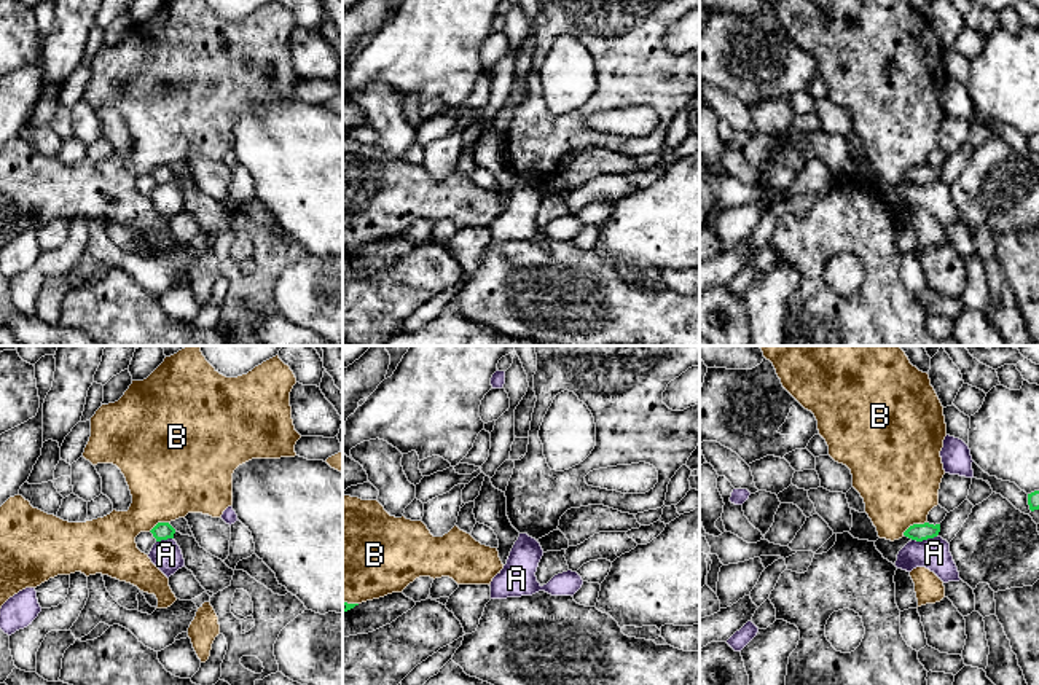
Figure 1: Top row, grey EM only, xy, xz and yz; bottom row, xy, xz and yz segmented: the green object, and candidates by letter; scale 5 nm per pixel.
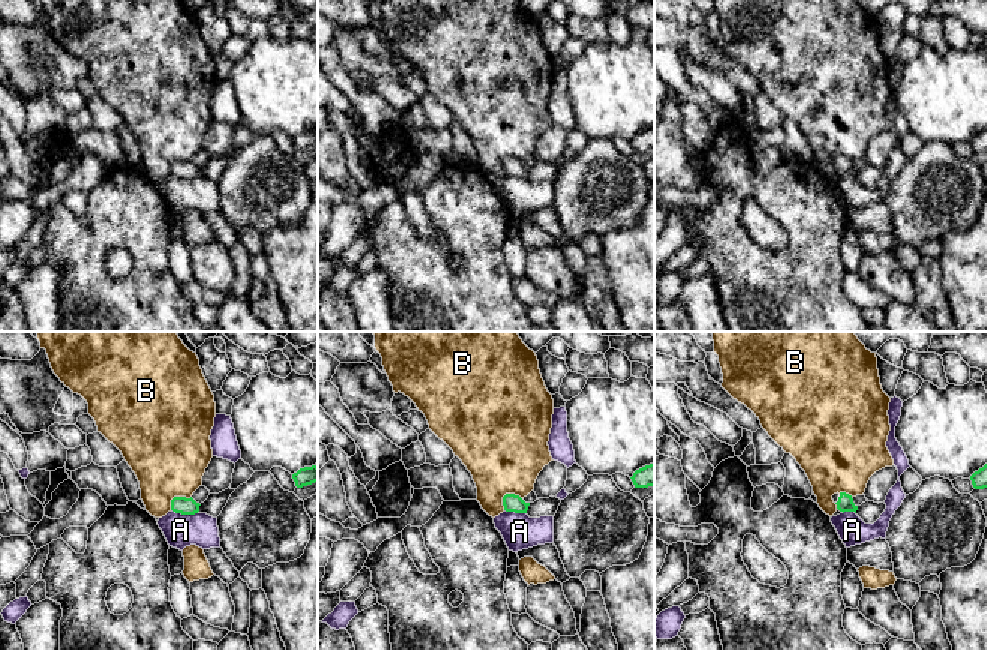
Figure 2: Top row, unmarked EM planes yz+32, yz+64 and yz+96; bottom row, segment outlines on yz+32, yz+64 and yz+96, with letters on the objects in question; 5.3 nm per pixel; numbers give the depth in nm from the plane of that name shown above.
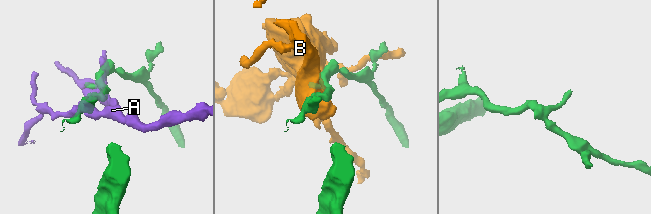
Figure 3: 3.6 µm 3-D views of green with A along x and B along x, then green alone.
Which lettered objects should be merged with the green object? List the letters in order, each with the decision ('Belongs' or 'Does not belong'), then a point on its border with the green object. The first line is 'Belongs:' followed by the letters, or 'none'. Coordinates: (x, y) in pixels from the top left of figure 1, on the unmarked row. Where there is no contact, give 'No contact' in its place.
Belongs: none
A: Does not belong. Touches green at yz (925, 182)
B: Does not belong. Touches green at yz (913, 168)

